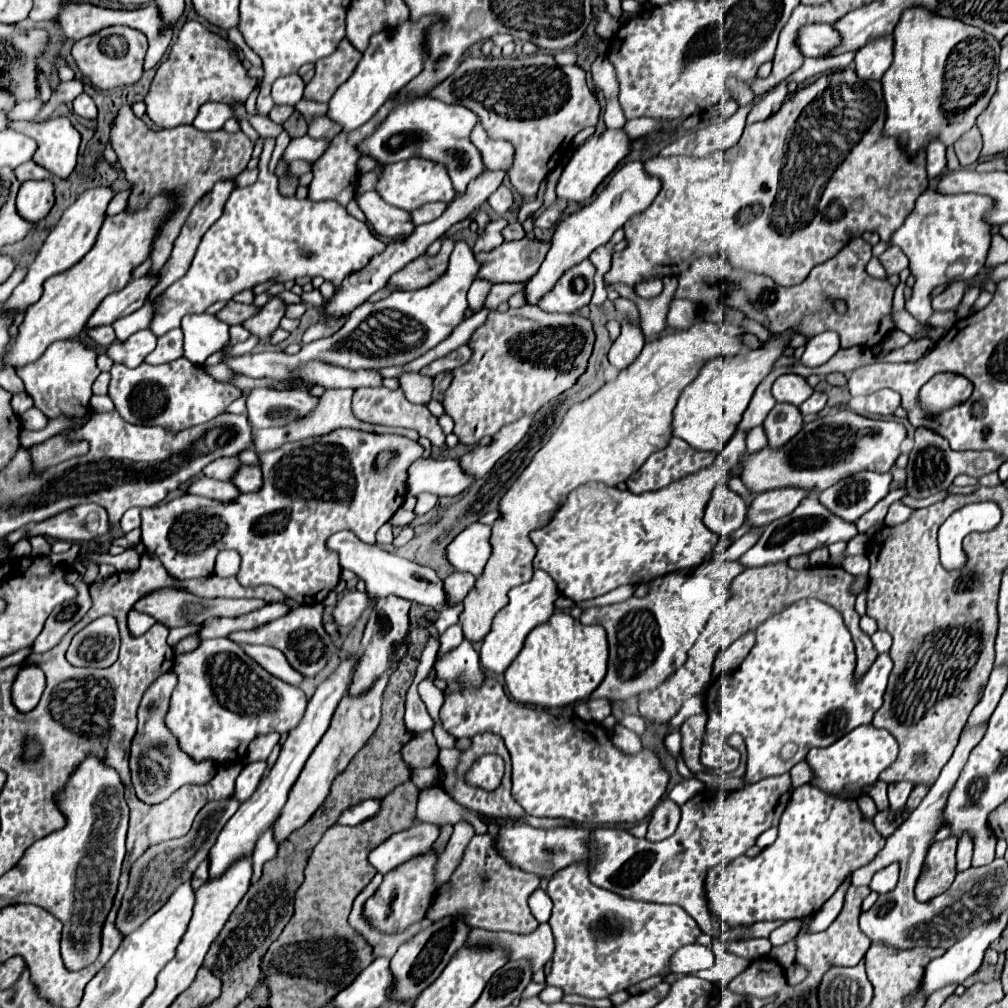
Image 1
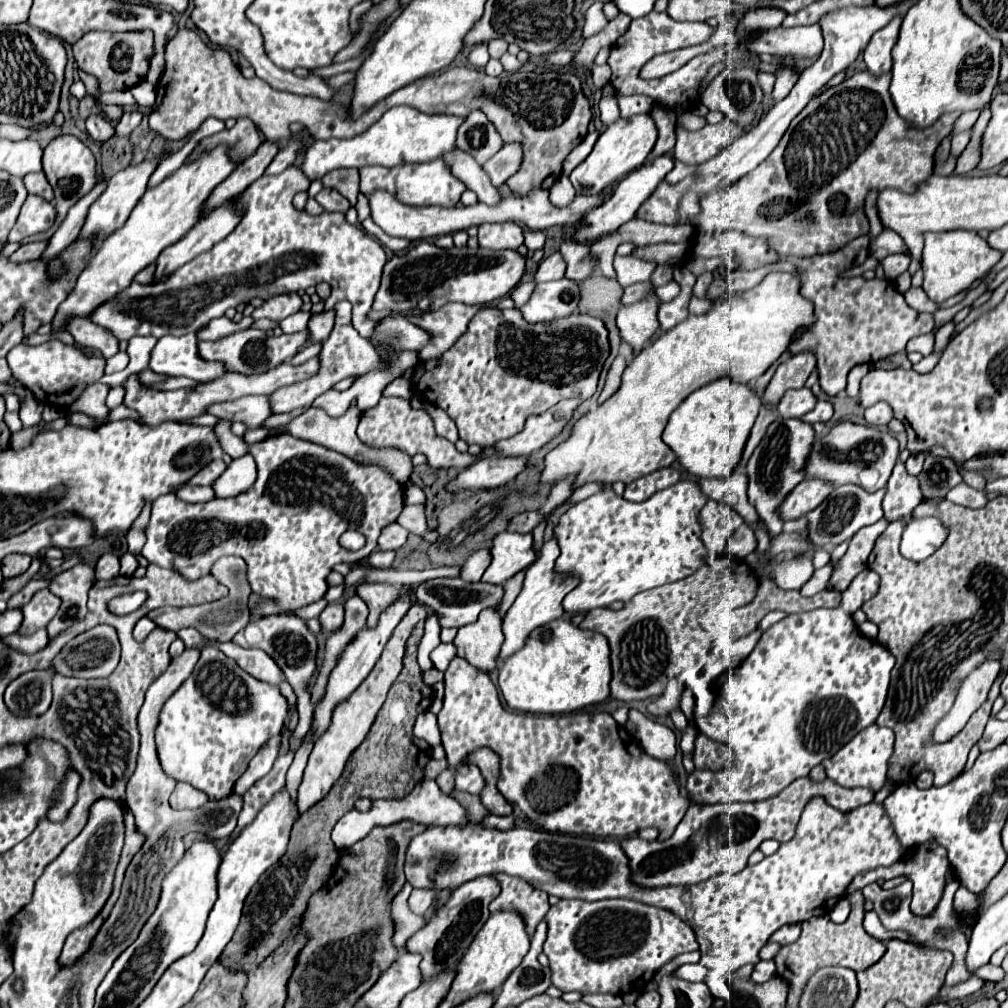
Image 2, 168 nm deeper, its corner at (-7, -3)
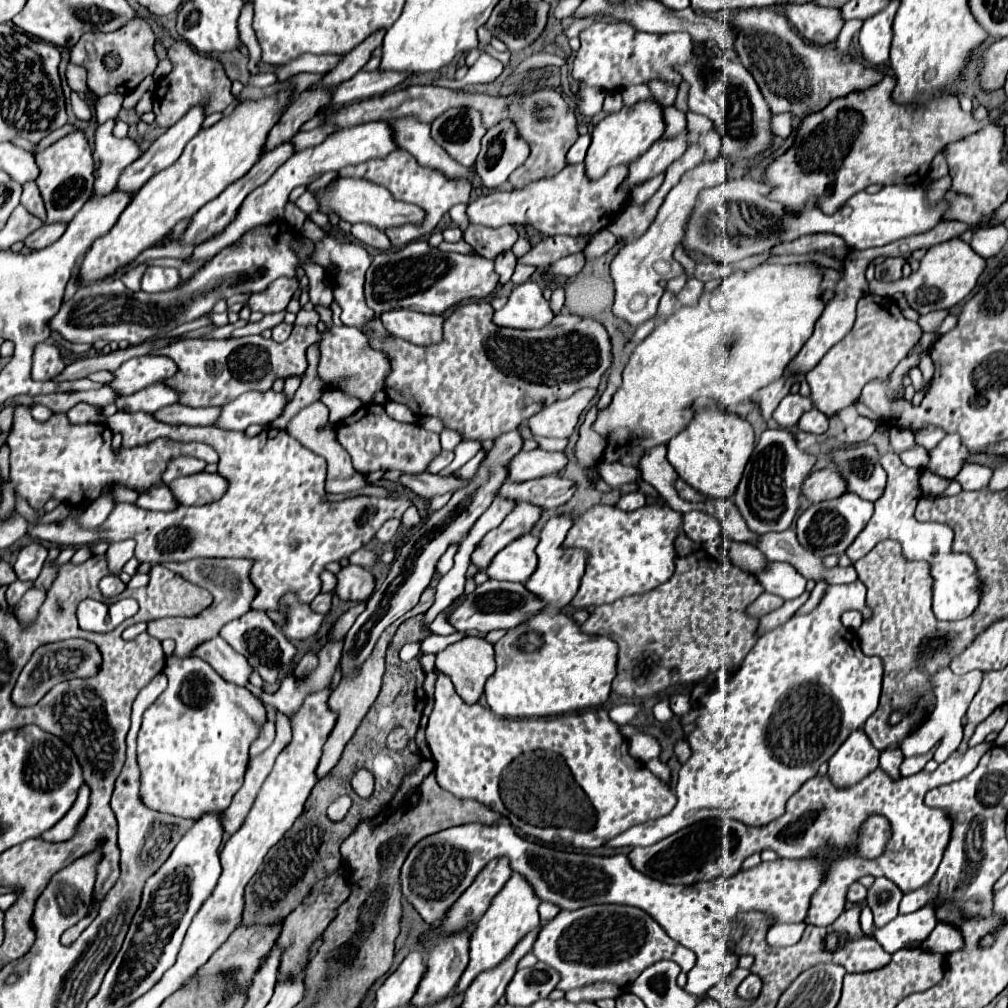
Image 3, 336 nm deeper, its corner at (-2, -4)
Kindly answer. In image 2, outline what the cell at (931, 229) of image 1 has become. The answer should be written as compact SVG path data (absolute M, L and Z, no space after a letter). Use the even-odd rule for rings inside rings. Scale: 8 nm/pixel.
M947 231L947 233L927 233L923 247L923 291L935 303L943 303L949 297L969 289L977 279L983 279L989 269L1001 259L1003 253L991 249L985 239L975 231Z

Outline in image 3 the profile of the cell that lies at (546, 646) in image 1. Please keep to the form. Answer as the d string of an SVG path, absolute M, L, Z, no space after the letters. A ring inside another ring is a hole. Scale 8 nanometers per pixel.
M538 614L508 630L504 638L494 644L496 672L486 682L486 704L504 718L532 718L556 716L584 708L600 706L608 700L612 680L616 676L618 646L608 636L588 636L580 626L564 614Z

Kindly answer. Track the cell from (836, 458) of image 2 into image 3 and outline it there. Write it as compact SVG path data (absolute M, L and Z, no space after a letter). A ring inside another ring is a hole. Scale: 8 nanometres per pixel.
M860 442L854 446L846 446L846 448L834 448L830 452L830 462L834 462L834 466L838 466L850 492L856 492L860 498L870 500L870 502L874 502L882 496L884 486L886 486L886 472L880 464L880 452L876 450L874 444Z

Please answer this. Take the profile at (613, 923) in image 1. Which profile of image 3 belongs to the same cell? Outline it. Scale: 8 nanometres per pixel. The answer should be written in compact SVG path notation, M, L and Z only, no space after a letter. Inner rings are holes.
M618 904L584 906L574 912L560 910L552 920L540 926L532 952L540 962L552 966L560 974L558 988L564 992L596 982L614 982L626 988L644 968L658 960L674 960L684 972L696 962L696 954L672 940L644 910Z

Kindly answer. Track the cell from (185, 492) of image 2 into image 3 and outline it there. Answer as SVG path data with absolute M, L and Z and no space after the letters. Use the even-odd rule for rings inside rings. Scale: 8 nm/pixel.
M160 484L158 488L150 488L142 492L136 504L142 508L150 508L150 510L176 510L180 506L172 490L166 484Z

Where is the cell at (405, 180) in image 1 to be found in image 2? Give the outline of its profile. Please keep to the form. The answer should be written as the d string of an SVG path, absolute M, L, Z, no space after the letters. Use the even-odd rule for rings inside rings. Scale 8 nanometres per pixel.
M441 159L427 161L427 163L413 163L413 165L397 165L397 167L361 167L361 191L373 193L377 189L385 189L395 195L405 205L441 205L441 207L455 207L459 197L465 191L465 185L457 181Z

